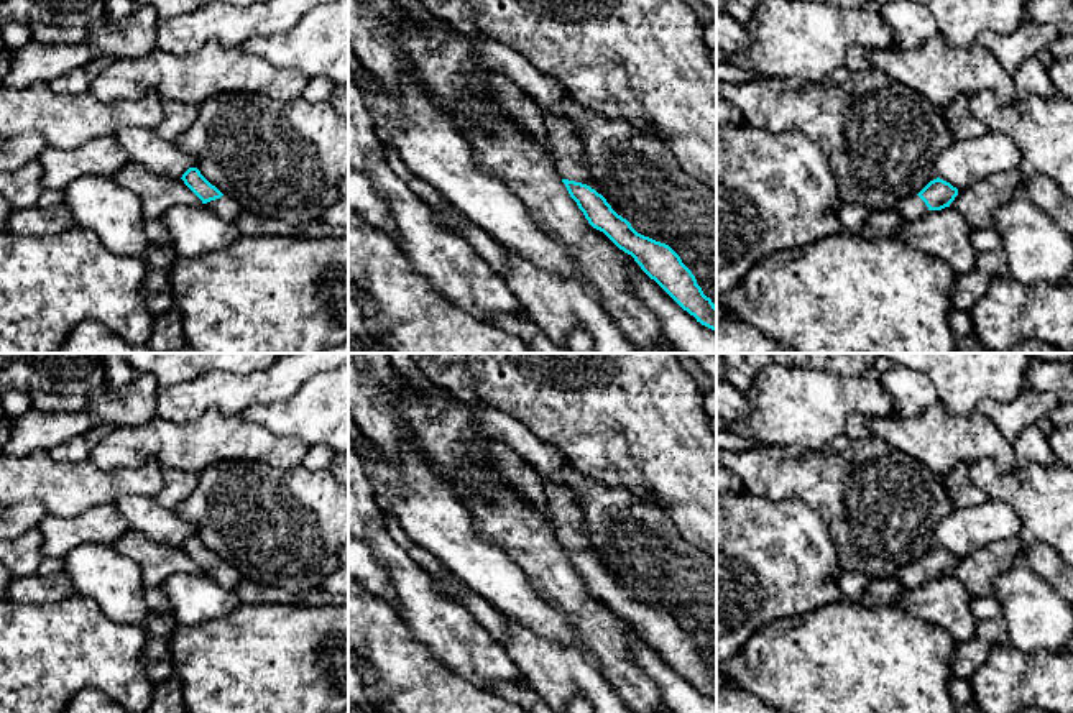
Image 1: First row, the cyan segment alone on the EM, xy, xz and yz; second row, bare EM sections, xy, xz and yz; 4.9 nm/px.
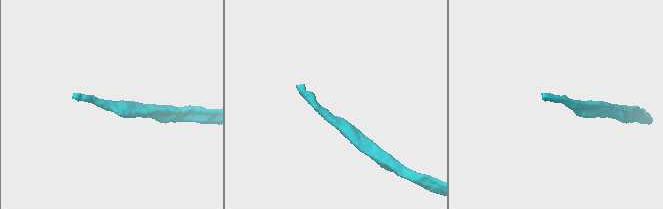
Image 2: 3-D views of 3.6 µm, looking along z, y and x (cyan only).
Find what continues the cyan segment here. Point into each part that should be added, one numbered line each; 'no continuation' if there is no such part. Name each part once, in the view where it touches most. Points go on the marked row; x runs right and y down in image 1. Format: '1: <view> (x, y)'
1: xz (566, 148)

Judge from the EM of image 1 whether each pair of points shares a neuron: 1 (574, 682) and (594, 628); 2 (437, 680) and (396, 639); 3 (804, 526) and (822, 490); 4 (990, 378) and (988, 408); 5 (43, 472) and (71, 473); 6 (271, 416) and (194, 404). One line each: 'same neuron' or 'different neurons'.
1: different neurons
2: same neuron
3: different neurons
4: different neurons
5: same neuron
6: different neurons

